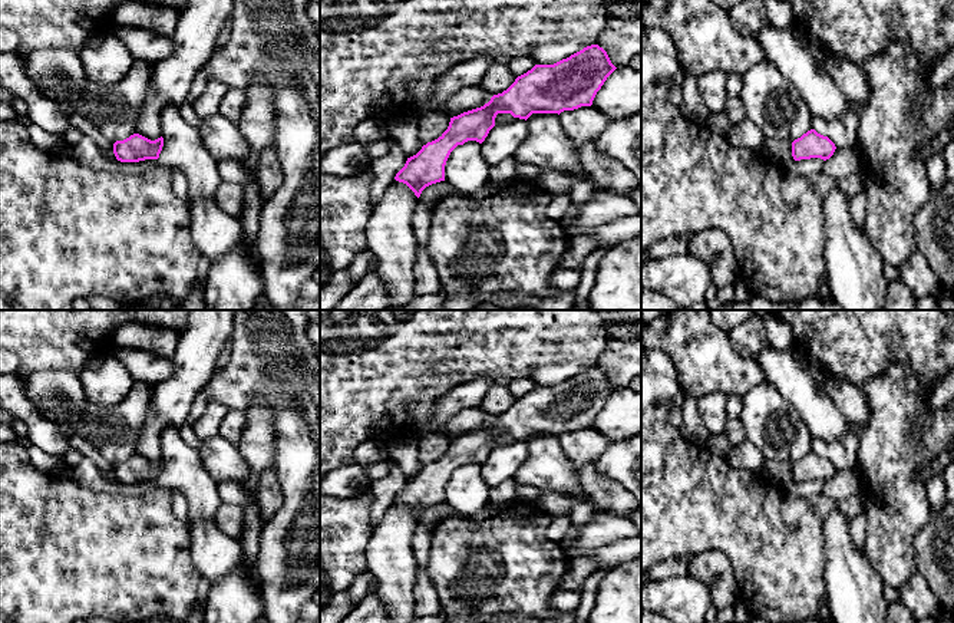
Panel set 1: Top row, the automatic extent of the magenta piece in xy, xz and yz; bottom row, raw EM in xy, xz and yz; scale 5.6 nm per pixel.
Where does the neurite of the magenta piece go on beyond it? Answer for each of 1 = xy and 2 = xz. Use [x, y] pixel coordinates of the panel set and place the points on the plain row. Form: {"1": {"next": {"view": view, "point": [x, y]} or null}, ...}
{"1": {"next": null}, "2": {"next": null}}

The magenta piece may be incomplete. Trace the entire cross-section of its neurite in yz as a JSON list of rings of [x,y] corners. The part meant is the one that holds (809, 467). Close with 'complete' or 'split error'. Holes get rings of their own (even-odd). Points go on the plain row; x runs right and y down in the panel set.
[[[815,451],[808,452],[792,464],[792,478],[795,482],[811,479],[826,482],[833,477],[835,471],[835,465]]] | complete

